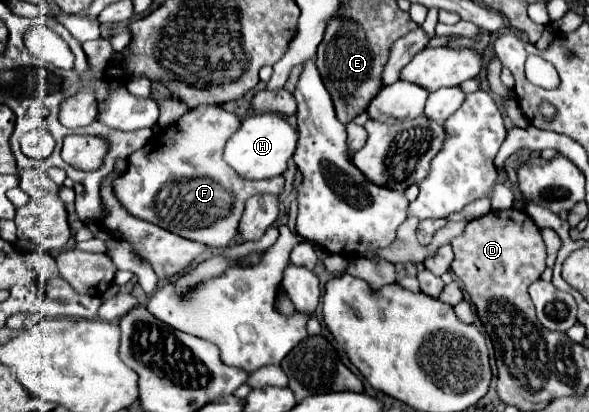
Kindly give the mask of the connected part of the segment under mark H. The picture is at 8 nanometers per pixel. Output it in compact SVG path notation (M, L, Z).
M274 112L254 114L242 120L242 128L228 140L224 160L246 180L274 178L284 174L296 146L298 146L298 130L282 114Z

